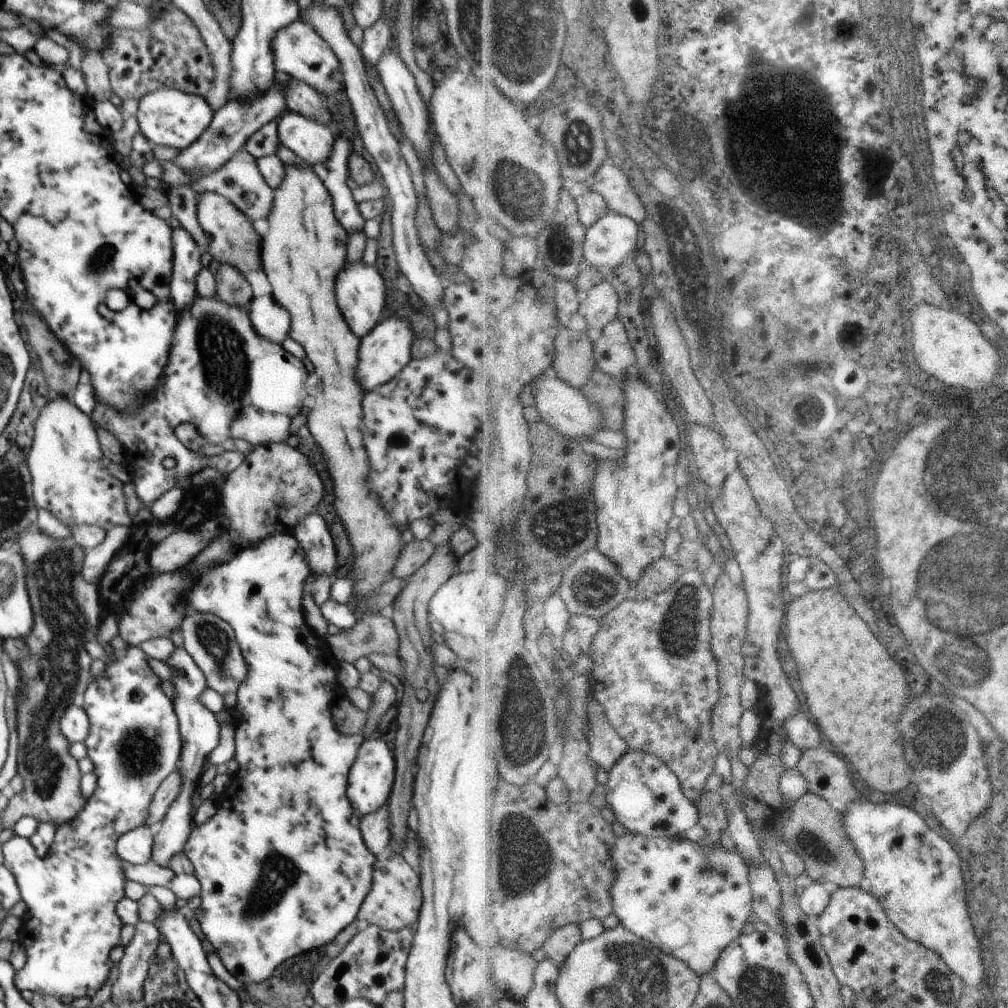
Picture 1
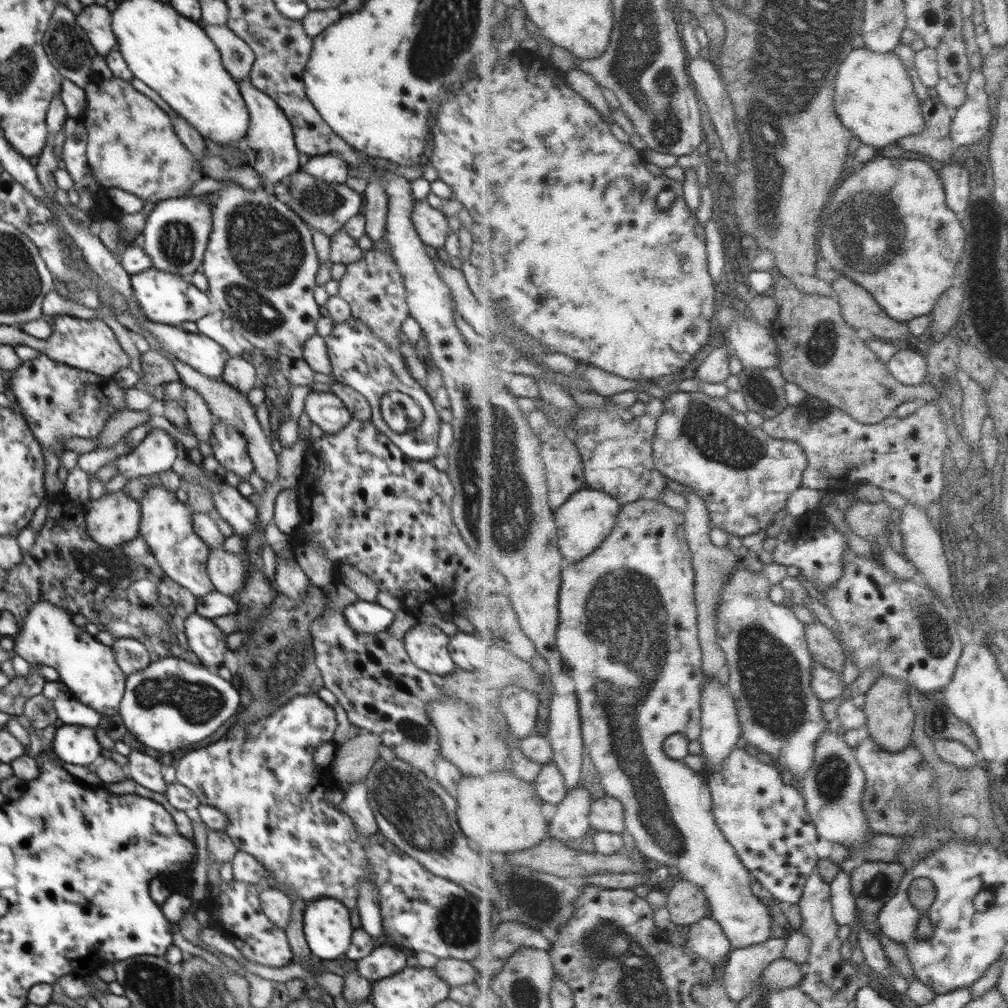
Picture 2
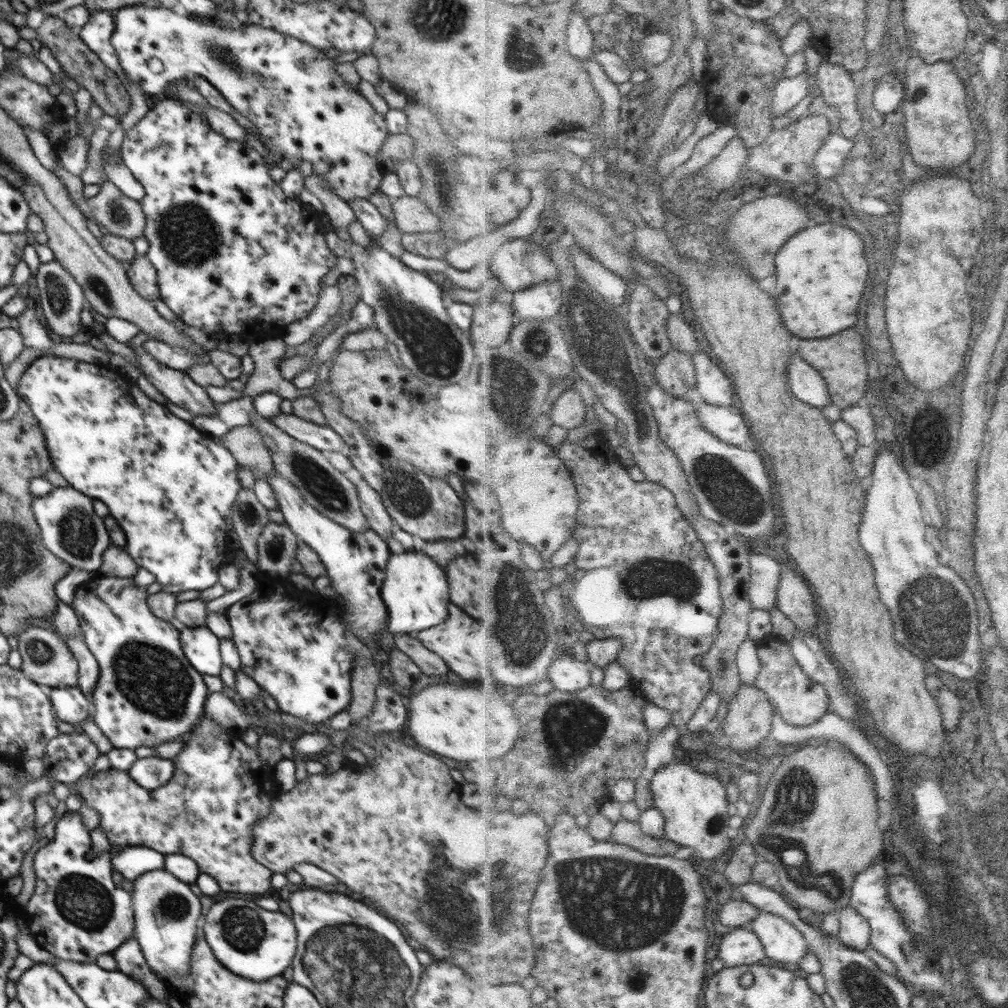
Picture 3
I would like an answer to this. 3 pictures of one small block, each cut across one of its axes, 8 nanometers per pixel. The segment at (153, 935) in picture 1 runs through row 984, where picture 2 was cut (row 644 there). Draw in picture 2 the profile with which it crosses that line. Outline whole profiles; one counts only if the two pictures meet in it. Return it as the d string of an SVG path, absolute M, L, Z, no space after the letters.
M119 638L111 646L115 661L125 675L144 670L150 663L148 649L136 638Z

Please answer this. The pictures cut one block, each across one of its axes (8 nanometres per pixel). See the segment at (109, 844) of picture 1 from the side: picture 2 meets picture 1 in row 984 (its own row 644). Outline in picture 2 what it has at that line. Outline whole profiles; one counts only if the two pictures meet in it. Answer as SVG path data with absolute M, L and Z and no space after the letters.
M40 600L28 611L19 631L14 635L13 650L31 665L44 664L55 668L59 680L82 704L102 715L115 715L119 712L125 693L127 675L117 665L112 647L98 642L85 628L74 625L71 617L48 600Z

